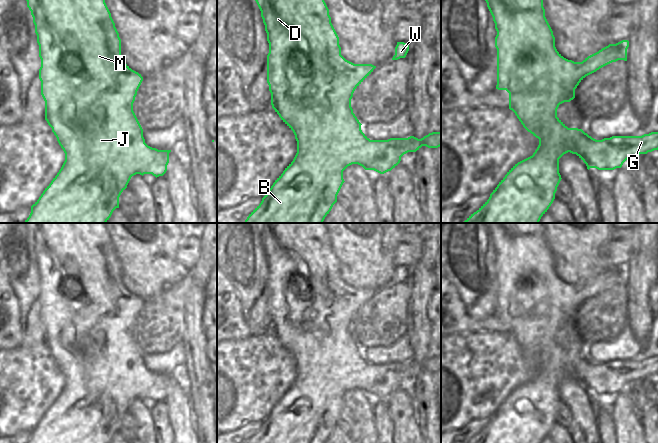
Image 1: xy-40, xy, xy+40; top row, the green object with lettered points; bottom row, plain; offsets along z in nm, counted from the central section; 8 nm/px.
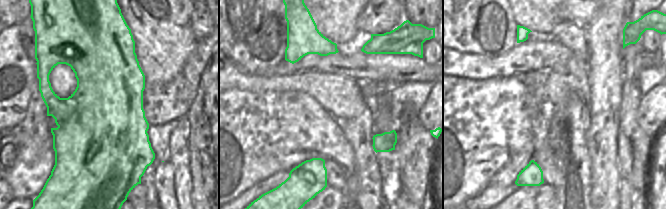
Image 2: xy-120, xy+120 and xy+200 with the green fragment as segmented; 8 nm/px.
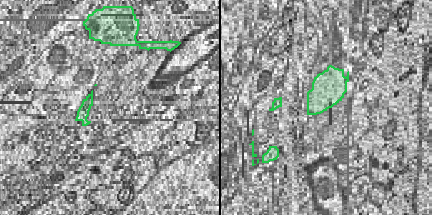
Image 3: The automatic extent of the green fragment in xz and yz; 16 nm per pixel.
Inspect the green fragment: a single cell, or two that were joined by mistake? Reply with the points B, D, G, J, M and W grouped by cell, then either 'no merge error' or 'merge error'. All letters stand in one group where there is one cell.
groups B D G J M W; no merge error

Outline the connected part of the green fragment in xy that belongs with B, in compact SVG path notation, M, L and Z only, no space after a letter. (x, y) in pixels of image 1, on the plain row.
M255 223L260 235L267 265L269 277L267 279L267 307L271 317L271 329L281 344L293 355L297 365L297 377L293 385L285 392L283 397L275 404L269 415L262 422L261 427L249 438L247 443L325 443L337 426L337 419L345 406L343 395L352 388L358 388L365 394L374 394L384 398L395 392L401 385L401 381L408 376L416 376L422 370L438 372L441 370L441 356L432 356L418 363L414 360L408 362L390 362L388 364L370 364L361 354L361 347L353 337L351 323L355 313L373 296L376 290L372 288L354 288L341 279L339 261L331 247L329 233L324 223Z

